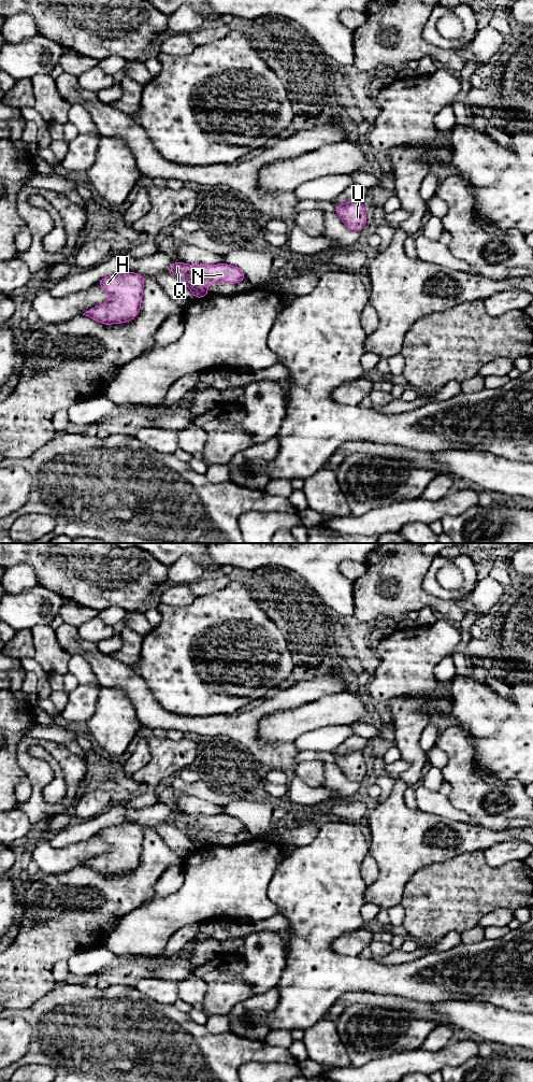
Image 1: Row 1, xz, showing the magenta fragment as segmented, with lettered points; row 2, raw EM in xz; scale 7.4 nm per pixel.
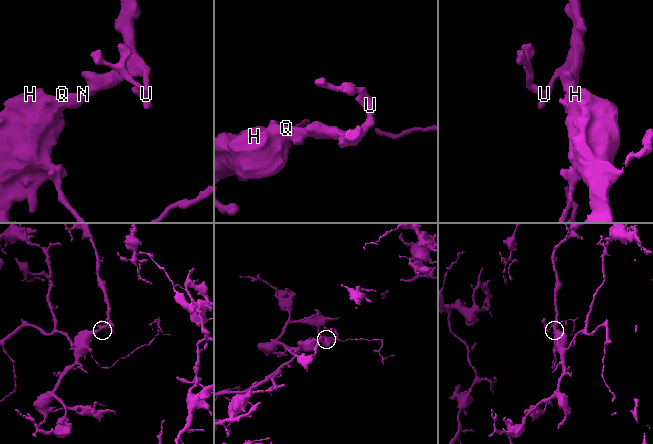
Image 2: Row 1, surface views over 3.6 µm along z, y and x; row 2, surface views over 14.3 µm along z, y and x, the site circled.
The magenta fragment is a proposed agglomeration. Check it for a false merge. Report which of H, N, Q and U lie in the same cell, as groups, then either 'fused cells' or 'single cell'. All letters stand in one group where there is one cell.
groups H N Q U; single cell

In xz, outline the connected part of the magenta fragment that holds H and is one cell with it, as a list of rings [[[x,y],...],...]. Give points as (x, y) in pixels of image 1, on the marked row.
[[[127,271],[101,279],[98,284],[111,299],[83,315],[104,325],[132,321],[141,309],[144,282],[145,275]]]

